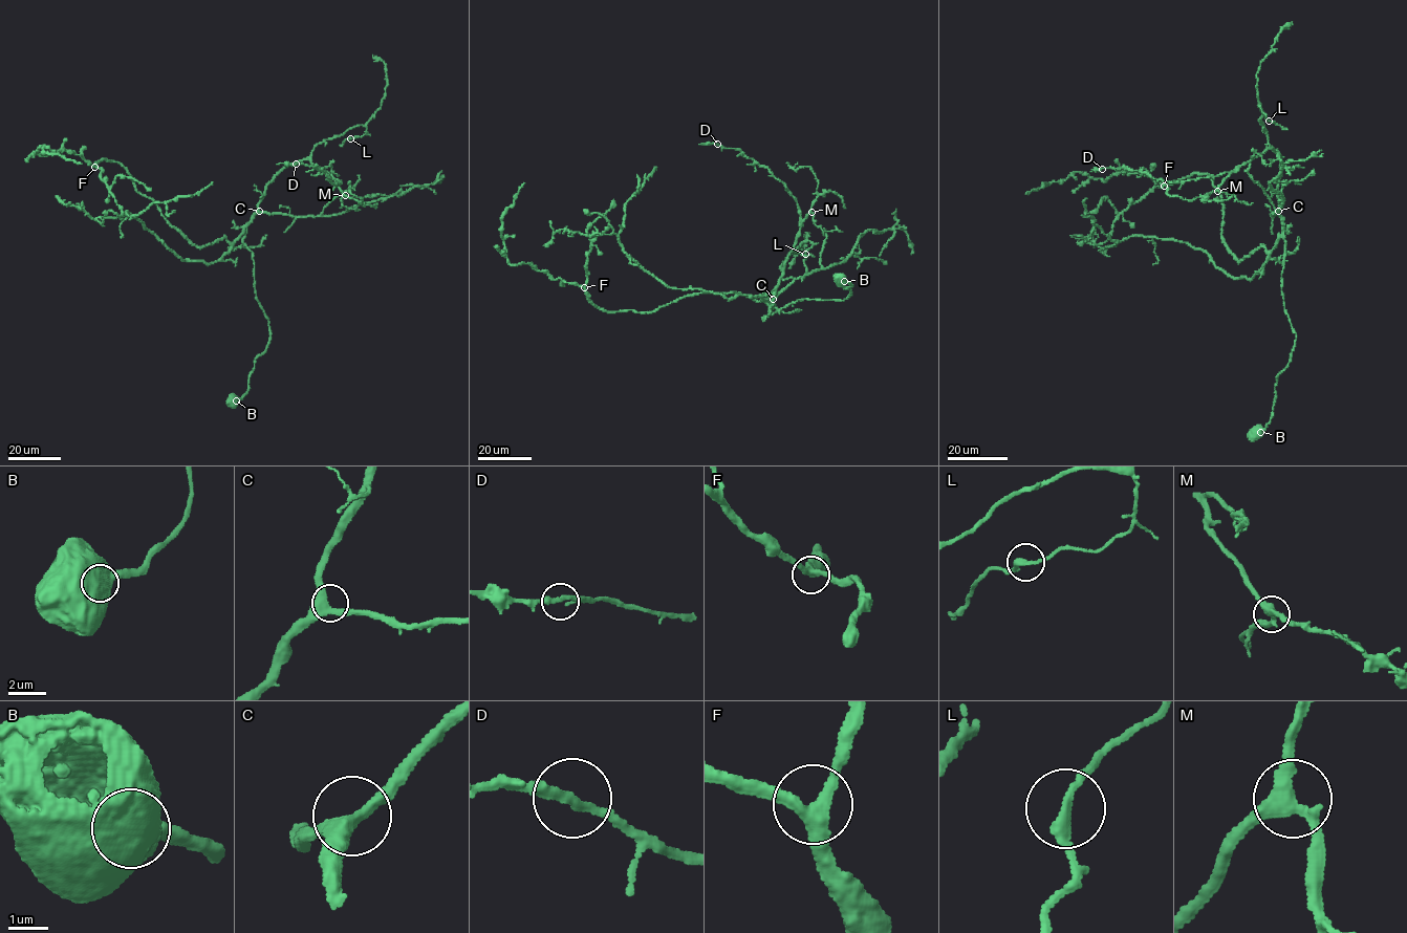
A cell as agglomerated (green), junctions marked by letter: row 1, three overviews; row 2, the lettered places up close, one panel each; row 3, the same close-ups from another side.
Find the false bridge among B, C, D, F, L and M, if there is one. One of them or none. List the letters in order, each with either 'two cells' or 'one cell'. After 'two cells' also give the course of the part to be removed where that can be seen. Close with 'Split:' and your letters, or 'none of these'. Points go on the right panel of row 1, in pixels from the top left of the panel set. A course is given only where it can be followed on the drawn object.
B: one cell
C: one cell
D: one cell
F: one cell
L: one cell
M: one cell
Split: none of these

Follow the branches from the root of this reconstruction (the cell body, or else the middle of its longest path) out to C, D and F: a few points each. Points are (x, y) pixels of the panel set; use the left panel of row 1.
C: (233, 400), (247, 391), (255, 359), (269, 341), (268, 320), (255, 294), (253, 253), (242, 241), (259, 211)
D: (233, 400), (269, 341), (242, 241), (265, 186), (310, 159), (341, 182), (296, 164)
F: (233, 400), (247, 391), (271, 334), (246, 228), (233, 242), (197, 246), (121, 165), (94, 167)

